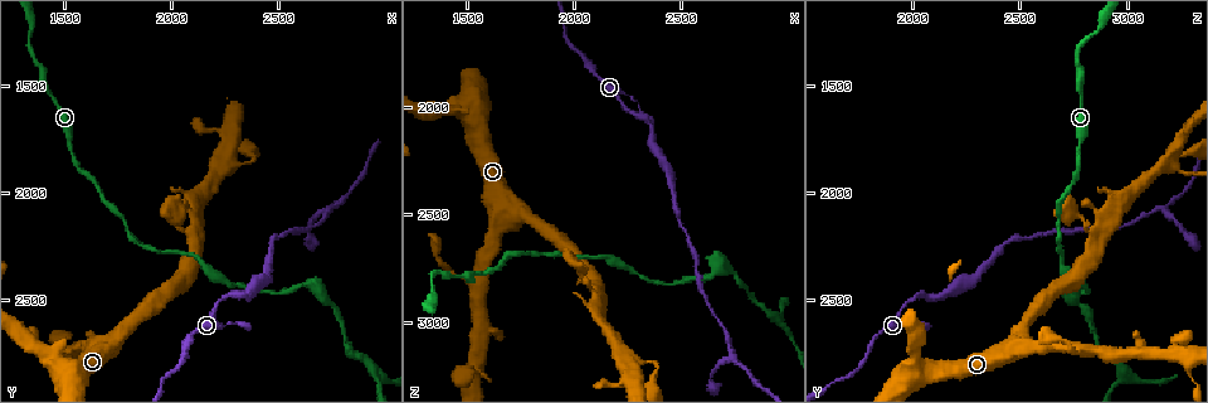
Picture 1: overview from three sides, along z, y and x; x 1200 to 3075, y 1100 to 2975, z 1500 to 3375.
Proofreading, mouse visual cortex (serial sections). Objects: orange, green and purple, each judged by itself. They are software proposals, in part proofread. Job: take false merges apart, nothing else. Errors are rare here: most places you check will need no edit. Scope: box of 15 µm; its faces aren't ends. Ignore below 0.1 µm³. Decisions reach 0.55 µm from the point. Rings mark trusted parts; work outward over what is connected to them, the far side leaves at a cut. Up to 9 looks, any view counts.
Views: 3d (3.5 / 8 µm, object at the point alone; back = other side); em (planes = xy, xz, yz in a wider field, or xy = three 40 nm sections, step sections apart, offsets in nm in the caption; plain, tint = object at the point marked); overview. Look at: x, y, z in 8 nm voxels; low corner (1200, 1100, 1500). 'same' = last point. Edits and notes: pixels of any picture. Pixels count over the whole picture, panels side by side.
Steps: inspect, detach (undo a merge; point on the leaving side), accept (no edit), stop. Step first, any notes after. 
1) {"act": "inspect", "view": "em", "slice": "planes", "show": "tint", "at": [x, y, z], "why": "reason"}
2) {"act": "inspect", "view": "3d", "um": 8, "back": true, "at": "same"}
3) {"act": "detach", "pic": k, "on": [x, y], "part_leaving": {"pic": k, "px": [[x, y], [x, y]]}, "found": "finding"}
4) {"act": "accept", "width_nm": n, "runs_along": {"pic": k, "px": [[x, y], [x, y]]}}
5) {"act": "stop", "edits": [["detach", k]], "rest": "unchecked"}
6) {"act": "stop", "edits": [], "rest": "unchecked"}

{"act": "inspect", "view": "em", "slice": "xy", "step": 3, "show": "tint", "at": [2680, 2410, 2770], "why": "sharp bend"}

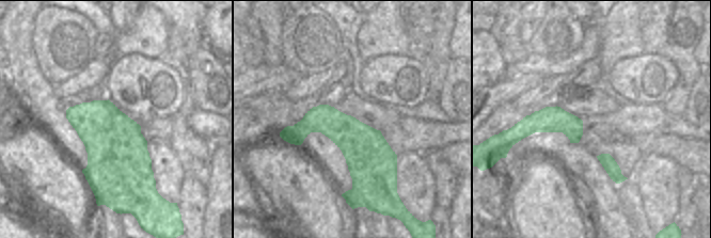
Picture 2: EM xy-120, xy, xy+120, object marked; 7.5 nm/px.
{"act": "inspect", "view": "3d", "um": 3.5, "at": "same"}

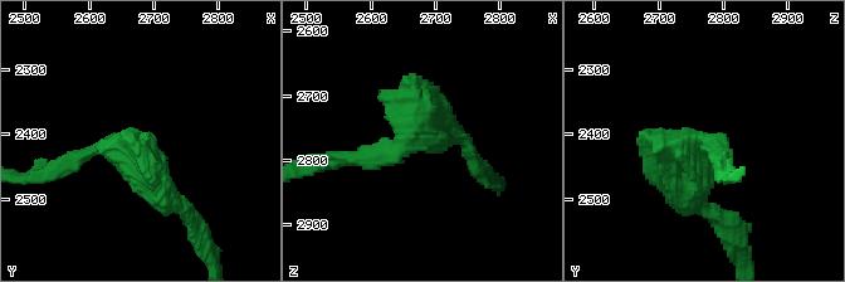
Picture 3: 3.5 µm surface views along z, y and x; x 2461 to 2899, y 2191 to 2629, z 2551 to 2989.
{"act": "accept", "runs_along": {"pic": 3, "px": [[67, 164], [128, 141], [186, 210]]}, "found": "continuous, no second cell"}

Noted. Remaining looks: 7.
{"act": "inspect", "view": "3d", "um": 3.5, "at": [2960, 2840, 2980], "why": "a fork"}

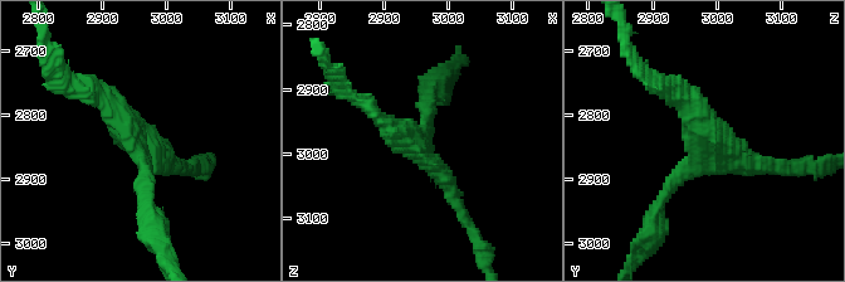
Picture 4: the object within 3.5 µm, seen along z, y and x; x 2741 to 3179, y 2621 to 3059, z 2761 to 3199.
{"act": "inspect", "view": "em", "slice": "planes", "show": "tint", "at": [2950, 2835, 2985], "arms": 3, "arm_widths_nm": [200, 200, 200]}

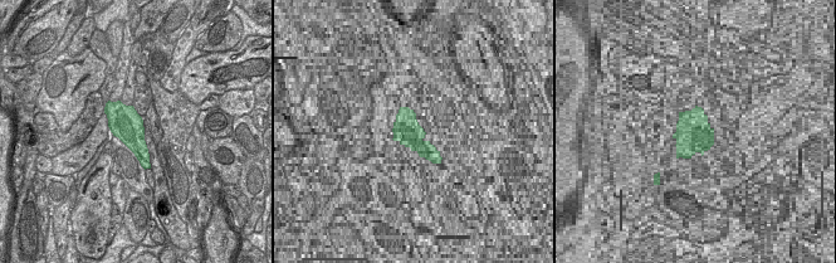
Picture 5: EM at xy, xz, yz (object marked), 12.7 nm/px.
{"act": "inspect", "view": "em", "slice": "xy", "step": 1, "show": "tint", "at": "same"}

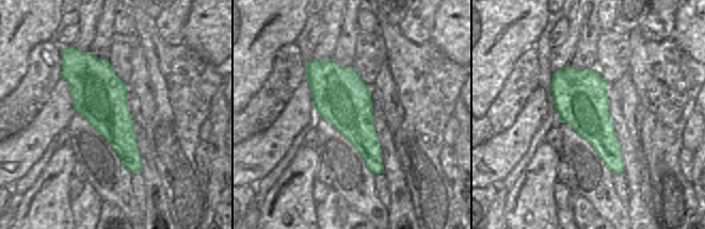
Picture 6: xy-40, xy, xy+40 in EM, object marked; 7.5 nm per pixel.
{"act": "accept", "runs_along": {"pic": 4, "px": [[365, 103], [441, 174], [458, 207]]}, "found": "continuous, no second cell"}

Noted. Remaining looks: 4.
{"act": "inspect", "view": "3d", "um": 3.5, "at": [2720, 2080, 3160], "why": "three-way junction"}

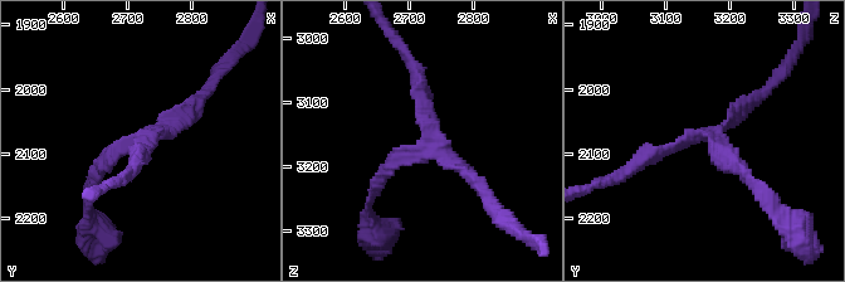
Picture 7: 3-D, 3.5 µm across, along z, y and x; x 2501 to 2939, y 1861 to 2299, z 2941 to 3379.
{"act": "inspect", "view": "em", "slice": "xy", "step": 2, "show": "tint", "at": [2730, 2070, 3165], "arms": 3, "arm_widths_nm": [200, 200, 200]}

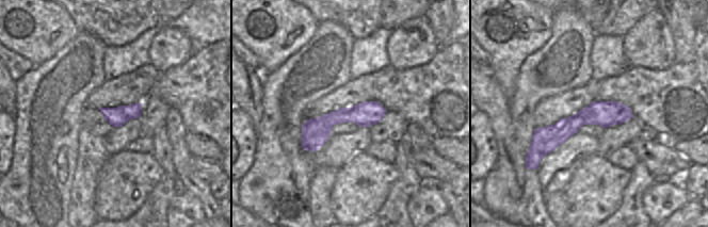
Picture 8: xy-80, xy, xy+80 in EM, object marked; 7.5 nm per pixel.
{"act": "accept", "width_nm": 180, "runs_along": {"pic": 7, "px": [[415, 74], [430, 142], [380, 184]]}, "found": "continuous, no second cell"}

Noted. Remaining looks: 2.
{"act": "stop", "edits": [], "rest": "unchecked"}

